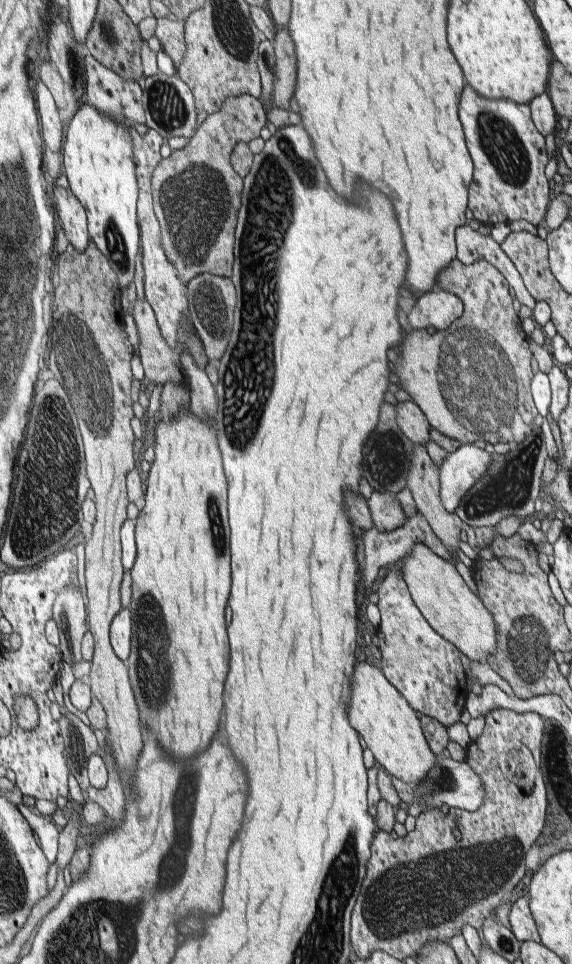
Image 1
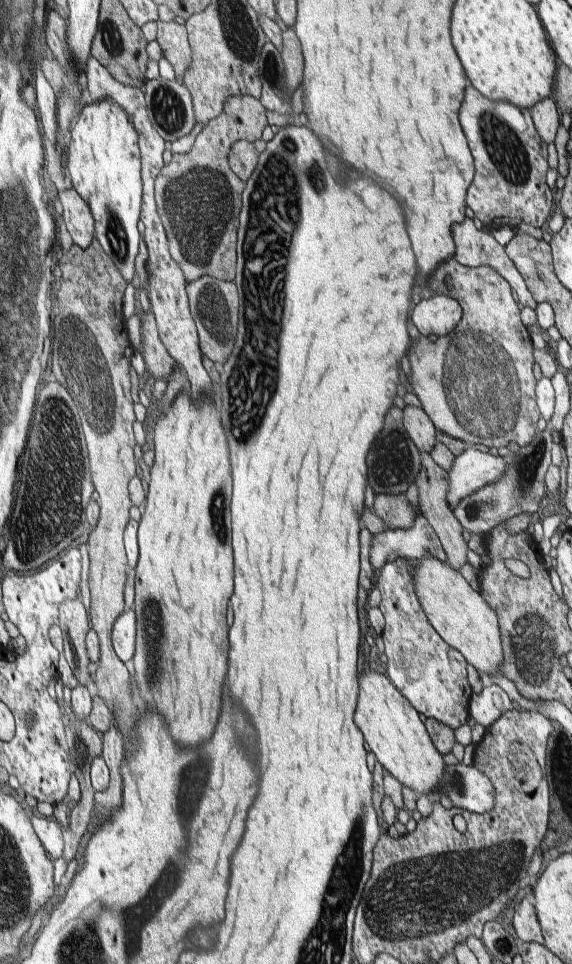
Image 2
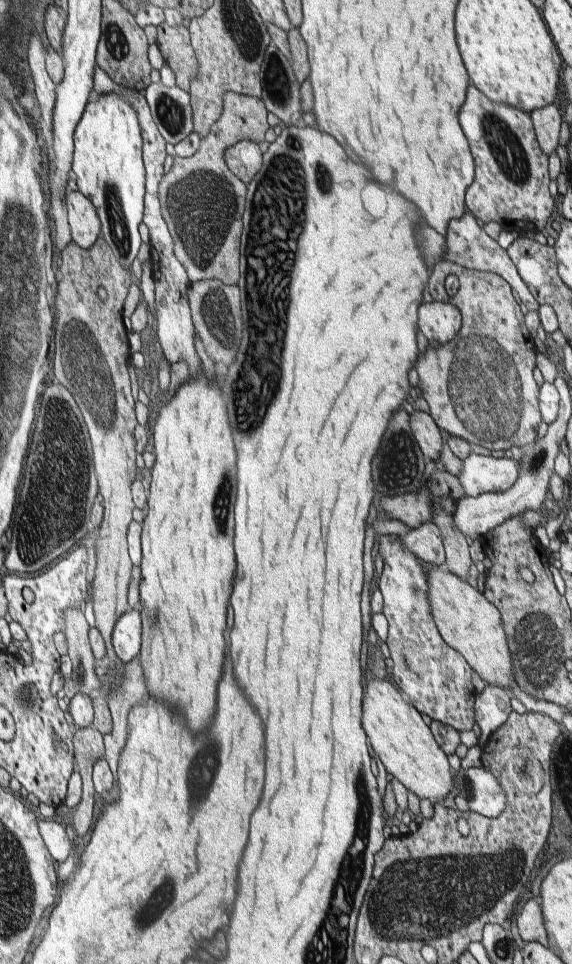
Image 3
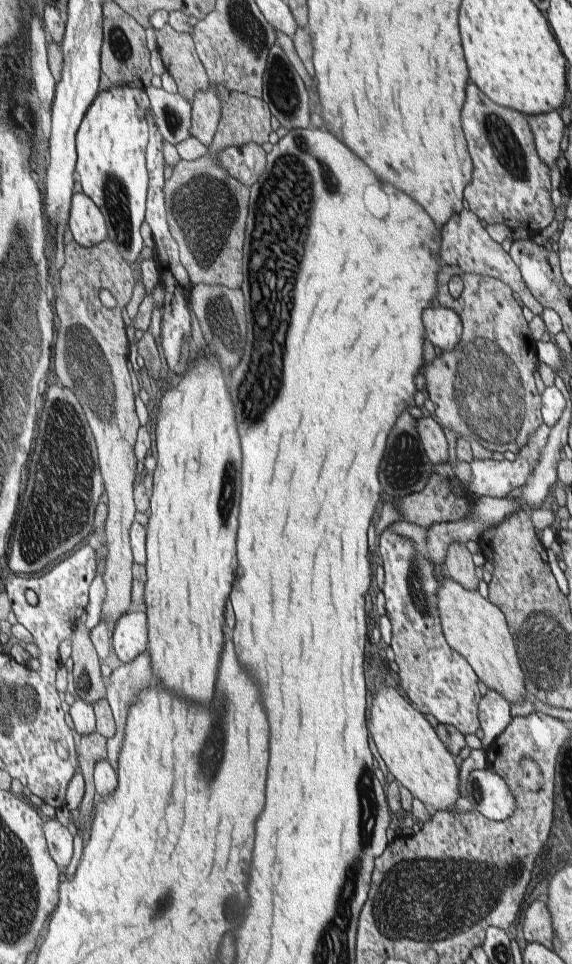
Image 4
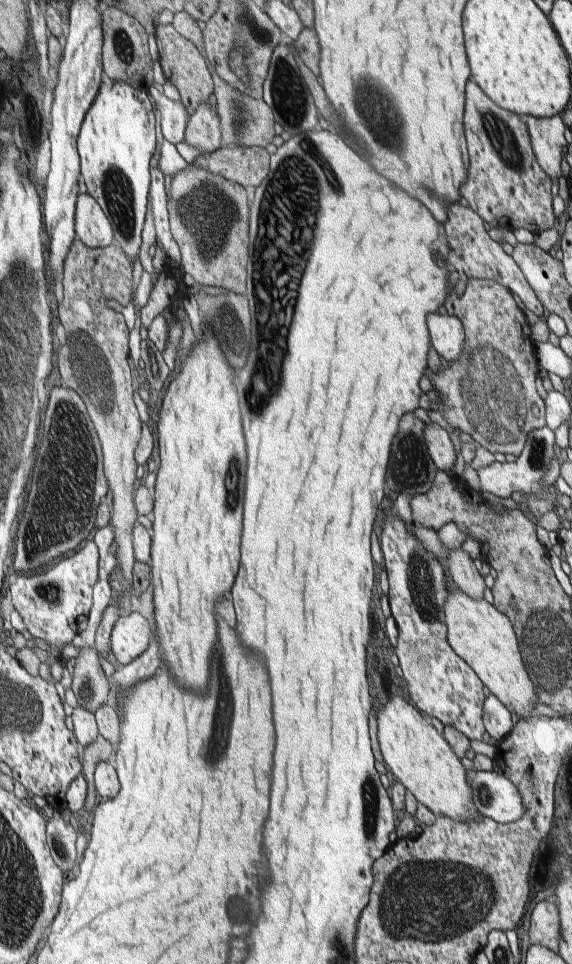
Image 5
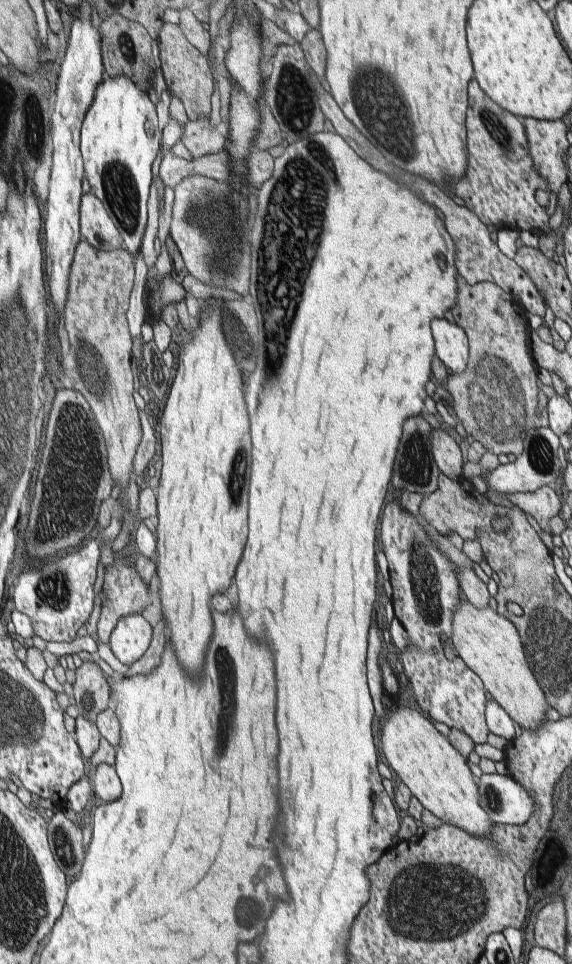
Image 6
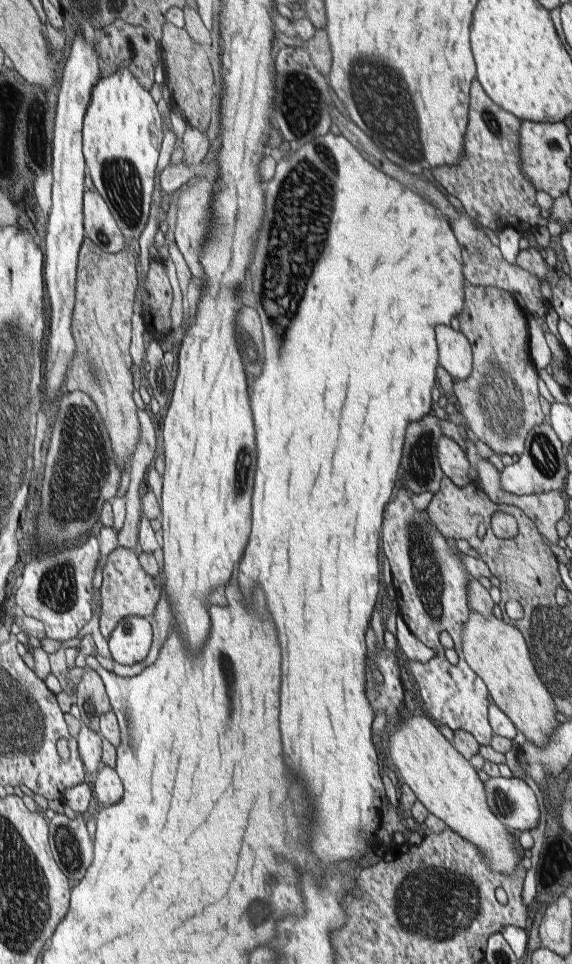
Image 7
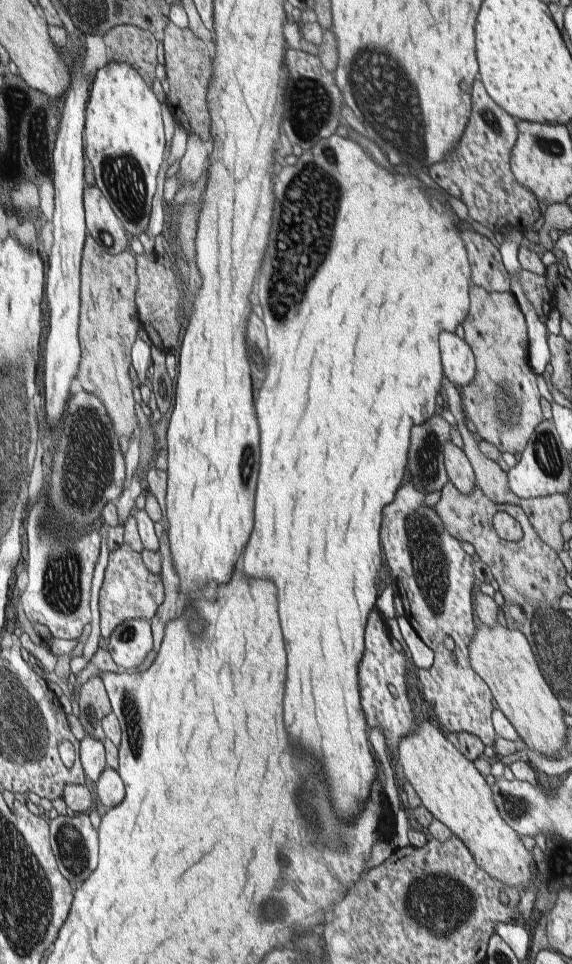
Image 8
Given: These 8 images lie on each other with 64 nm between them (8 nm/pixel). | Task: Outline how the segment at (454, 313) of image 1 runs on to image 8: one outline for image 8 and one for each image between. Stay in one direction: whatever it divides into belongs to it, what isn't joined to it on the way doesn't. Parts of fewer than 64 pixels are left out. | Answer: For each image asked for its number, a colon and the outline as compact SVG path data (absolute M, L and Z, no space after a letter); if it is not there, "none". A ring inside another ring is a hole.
2: M431 294L427 300L419 300L415 310L411 310L411 322L421 336L435 334L447 336L463 318L463 308L455 298Z
3: M447 302L423 304L417 310L417 328L433 344L453 342L461 328L461 312L457 306Z
4: M439 306L423 310L421 318L425 326L425 336L431 340L437 352L451 352L461 342L463 324L455 310Z
5: M439 312L427 316L427 328L433 350L441 356L443 362L455 362L465 346L465 328L463 322L455 316L441 316Z
6: M441 318L431 320L431 334L437 358L447 366L451 374L463 374L469 362L469 338L465 330Z
7: M435 326L435 340L439 366L443 366L453 380L465 380L473 370L473 344L467 336L449 326Z
8: M441 332L439 350L441 350L443 376L447 382L455 384L457 388L475 382L475 354L469 342L457 338L451 332Z

